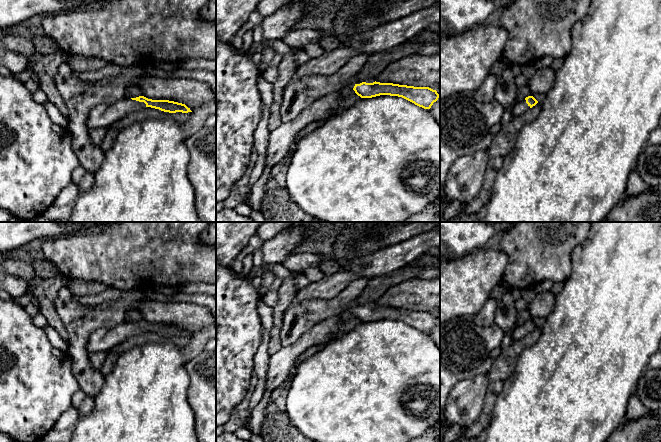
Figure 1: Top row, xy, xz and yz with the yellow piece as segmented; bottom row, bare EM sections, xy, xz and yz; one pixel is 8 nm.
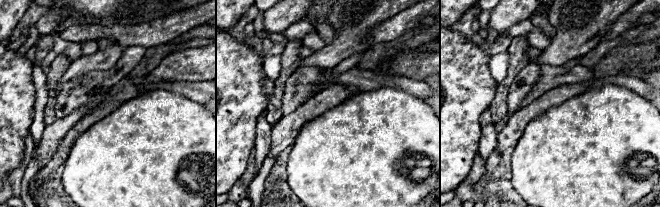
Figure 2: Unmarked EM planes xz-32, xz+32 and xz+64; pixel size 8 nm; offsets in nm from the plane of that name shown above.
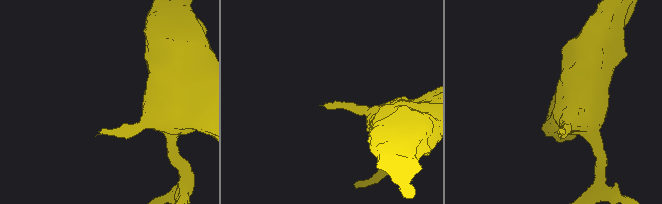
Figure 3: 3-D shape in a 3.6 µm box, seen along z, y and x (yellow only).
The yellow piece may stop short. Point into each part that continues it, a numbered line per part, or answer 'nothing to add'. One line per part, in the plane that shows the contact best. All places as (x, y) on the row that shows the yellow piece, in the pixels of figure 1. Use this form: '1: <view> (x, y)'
1: xz (350, 83)

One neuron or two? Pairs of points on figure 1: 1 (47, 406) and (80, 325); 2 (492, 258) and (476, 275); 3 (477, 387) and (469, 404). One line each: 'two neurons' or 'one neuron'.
1: two neurons
2: one neuron
3: one neuron

